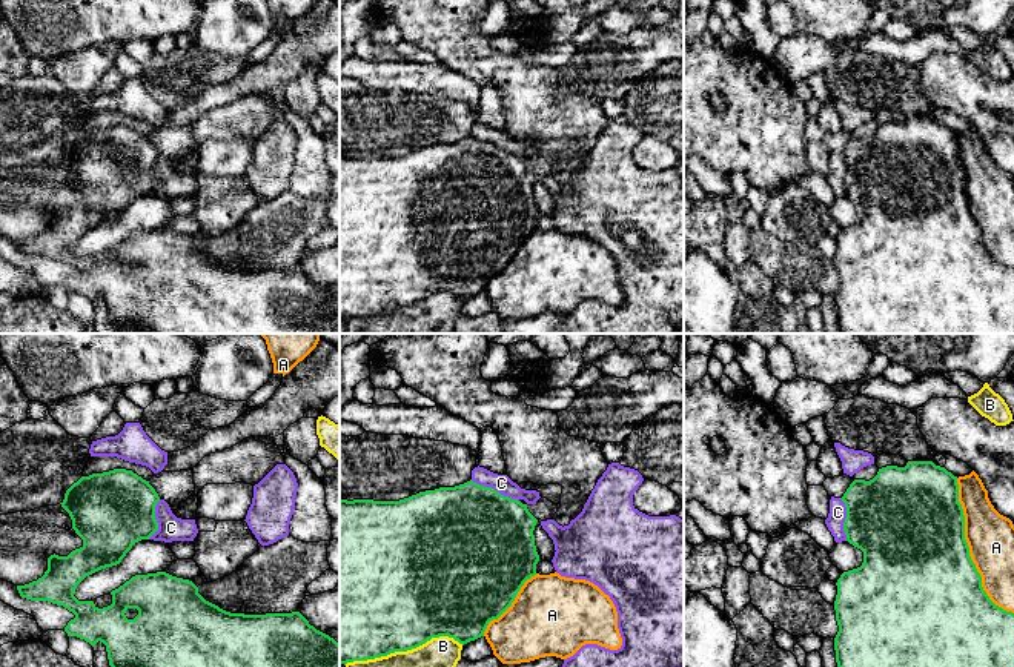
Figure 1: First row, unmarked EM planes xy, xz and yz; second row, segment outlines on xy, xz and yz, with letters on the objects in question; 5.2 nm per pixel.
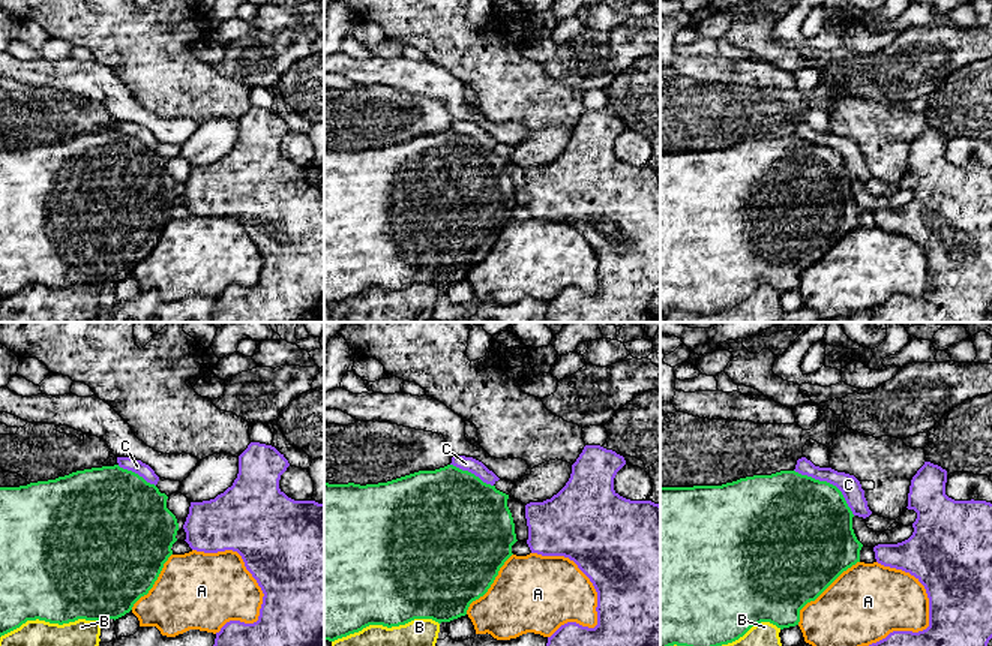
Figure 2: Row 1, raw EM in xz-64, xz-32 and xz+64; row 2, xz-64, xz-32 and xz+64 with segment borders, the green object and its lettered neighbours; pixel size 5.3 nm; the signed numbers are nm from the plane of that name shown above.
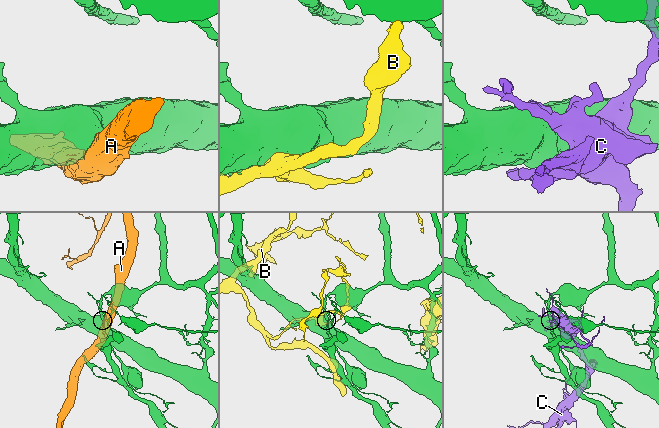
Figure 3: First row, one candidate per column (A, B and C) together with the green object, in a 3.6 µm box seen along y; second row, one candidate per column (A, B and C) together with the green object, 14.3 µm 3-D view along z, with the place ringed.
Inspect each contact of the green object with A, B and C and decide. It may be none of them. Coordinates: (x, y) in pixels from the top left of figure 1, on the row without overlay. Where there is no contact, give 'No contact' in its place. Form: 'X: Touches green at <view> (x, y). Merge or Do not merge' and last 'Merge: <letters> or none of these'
A: Touches green at yz (968, 206). Do not merge
B: Touches green at xz (403, 306). Do not merge
C: Touches green at xz (493, 145). Do not merge
Merge: none of these

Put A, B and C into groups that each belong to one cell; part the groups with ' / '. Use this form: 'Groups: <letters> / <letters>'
Groups: A / B / C

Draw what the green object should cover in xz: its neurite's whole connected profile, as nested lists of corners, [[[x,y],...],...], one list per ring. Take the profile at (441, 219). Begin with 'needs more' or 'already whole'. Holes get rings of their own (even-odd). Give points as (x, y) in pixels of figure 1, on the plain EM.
needs more | [[[472,135],[399,157],[340,155],[340,320],[407,307],[439,292],[462,301],[484,292],[489,278],[536,231],[535,181],[552,175],[559,163],[561,158],[542,152],[535,160],[522,160]]]

